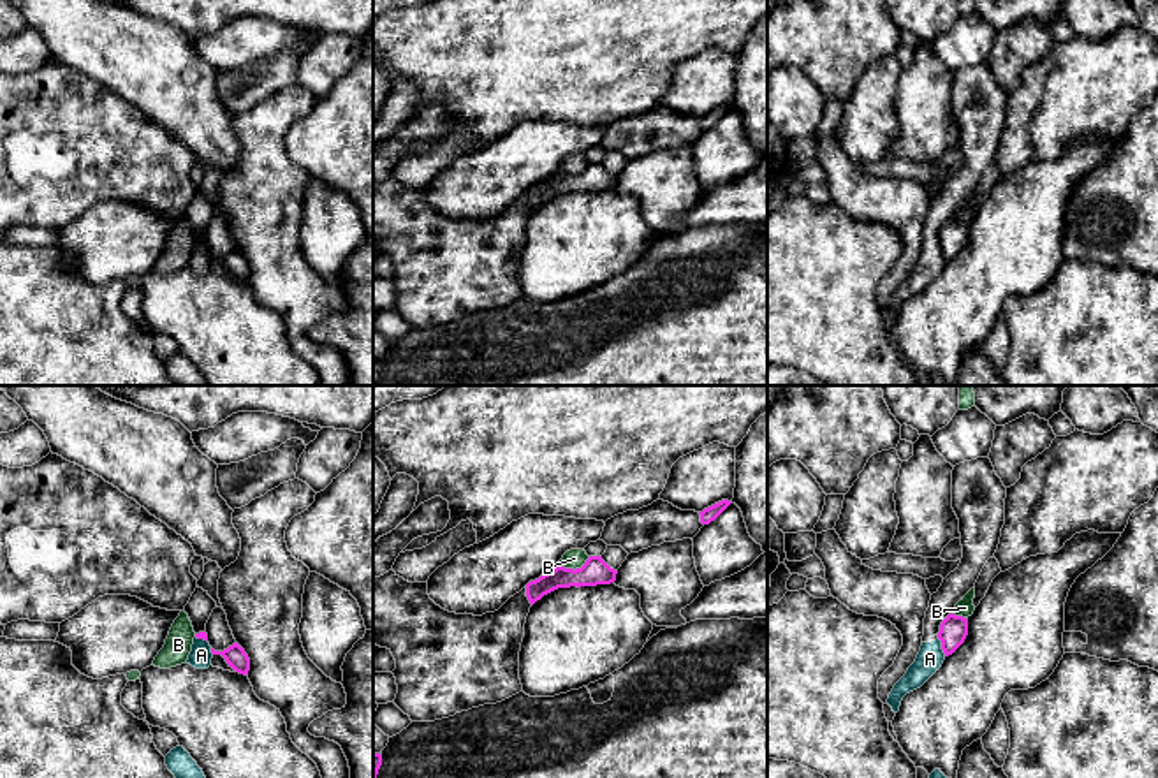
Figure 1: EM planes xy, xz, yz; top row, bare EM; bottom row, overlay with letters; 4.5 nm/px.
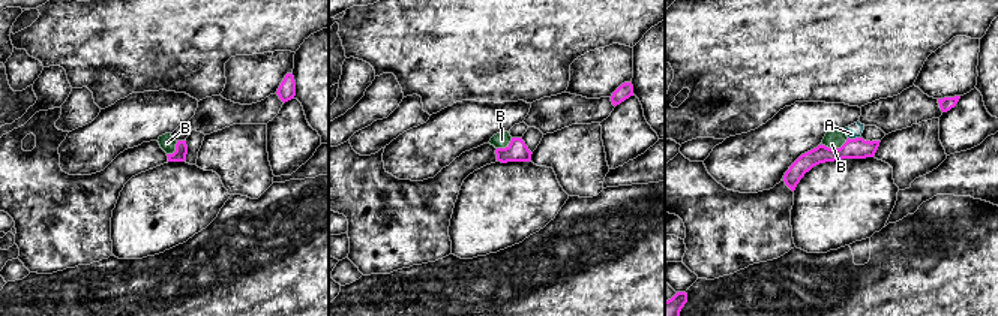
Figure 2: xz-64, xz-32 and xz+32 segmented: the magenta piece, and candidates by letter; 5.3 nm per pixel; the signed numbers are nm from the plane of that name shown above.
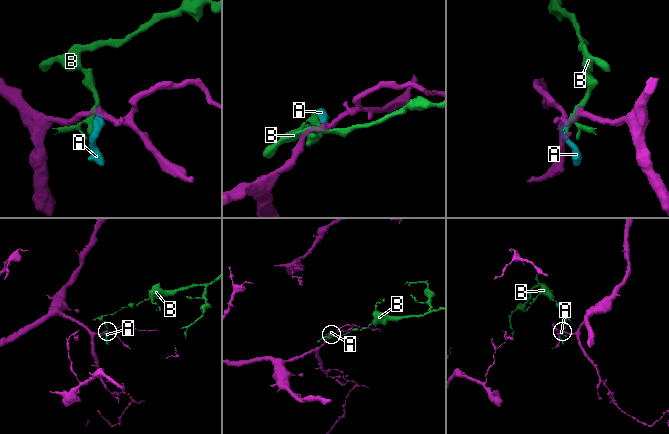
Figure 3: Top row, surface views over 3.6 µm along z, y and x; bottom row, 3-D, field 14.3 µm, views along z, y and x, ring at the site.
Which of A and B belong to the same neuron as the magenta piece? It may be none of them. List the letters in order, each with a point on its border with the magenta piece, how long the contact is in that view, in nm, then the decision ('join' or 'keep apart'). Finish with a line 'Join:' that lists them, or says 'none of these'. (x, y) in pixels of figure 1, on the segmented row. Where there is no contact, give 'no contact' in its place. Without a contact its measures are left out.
A: meets magenta in yz at (942, 646); contact 90 nm long; keep apart
B: meets magenta in xz at (572, 569); contact 150 nm long; keep apart
Join: none of these

